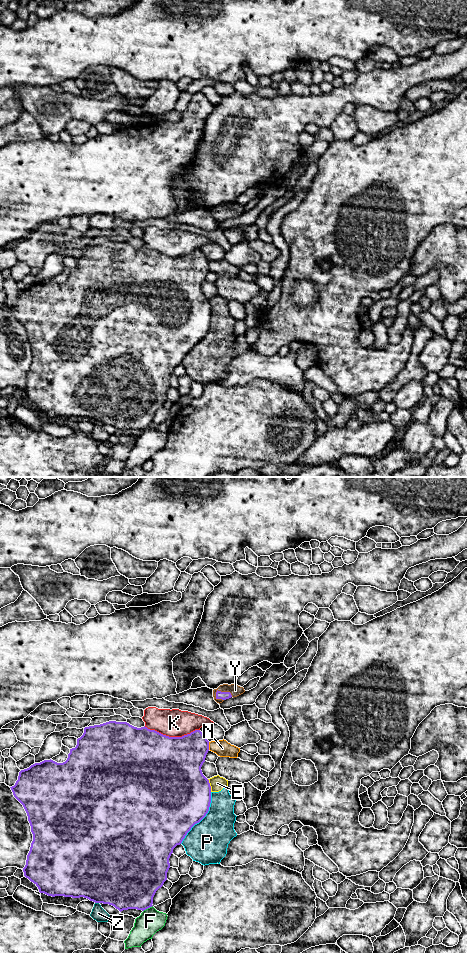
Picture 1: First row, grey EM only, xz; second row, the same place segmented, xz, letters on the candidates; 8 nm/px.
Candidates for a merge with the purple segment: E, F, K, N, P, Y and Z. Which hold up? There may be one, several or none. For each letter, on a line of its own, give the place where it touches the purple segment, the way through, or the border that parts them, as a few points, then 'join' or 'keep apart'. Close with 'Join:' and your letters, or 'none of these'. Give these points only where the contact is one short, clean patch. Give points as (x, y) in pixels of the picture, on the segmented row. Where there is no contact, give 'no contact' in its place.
E: contact xz (209, 785); keep apart
F: contact xz (147, 908); border xz (152, 905), (143, 911); keep apart
K: contact xz (172, 737); keep apart
N: contact xz (208, 746); keep apart
P: contact xz (202, 818); keep apart
Y: contact xz (224, 692); border xz (215, 692), (229, 692), (232, 696); keep apart
Z: contact xz (97, 902); keep apart
Join: none of these

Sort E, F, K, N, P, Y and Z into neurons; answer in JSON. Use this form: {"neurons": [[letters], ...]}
{"neurons": [["E", "P"], ["F"], ["K"], ["N"], ["Y"], ["Z"]]}

